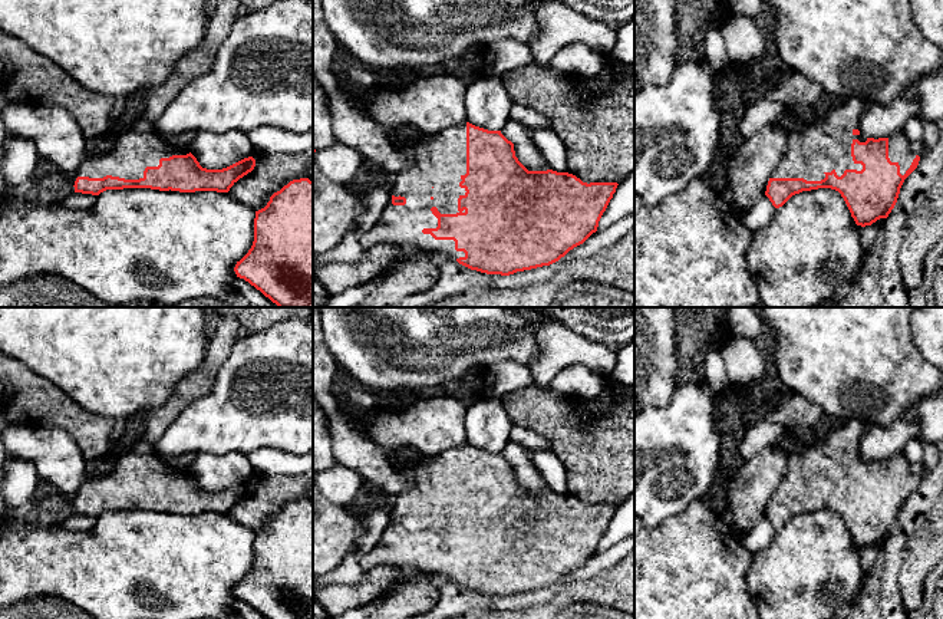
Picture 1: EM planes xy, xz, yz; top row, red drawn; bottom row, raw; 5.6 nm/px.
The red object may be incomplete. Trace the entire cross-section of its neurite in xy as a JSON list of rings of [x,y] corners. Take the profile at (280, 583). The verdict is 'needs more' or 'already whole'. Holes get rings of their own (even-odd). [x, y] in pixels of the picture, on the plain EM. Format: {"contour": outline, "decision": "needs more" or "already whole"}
{"contour": [[[309,500],[290,503],[270,518],[264,530],[255,533],[253,567],[237,583],[234,593],[266,619],[313,619],[313,503]]], "decision": "already whole"}

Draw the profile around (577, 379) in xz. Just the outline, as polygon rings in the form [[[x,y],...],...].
[[[574,363],[561,371],[548,386],[563,395],[591,399],[601,392],[603,383],[604,376],[594,373],[581,363]]]

